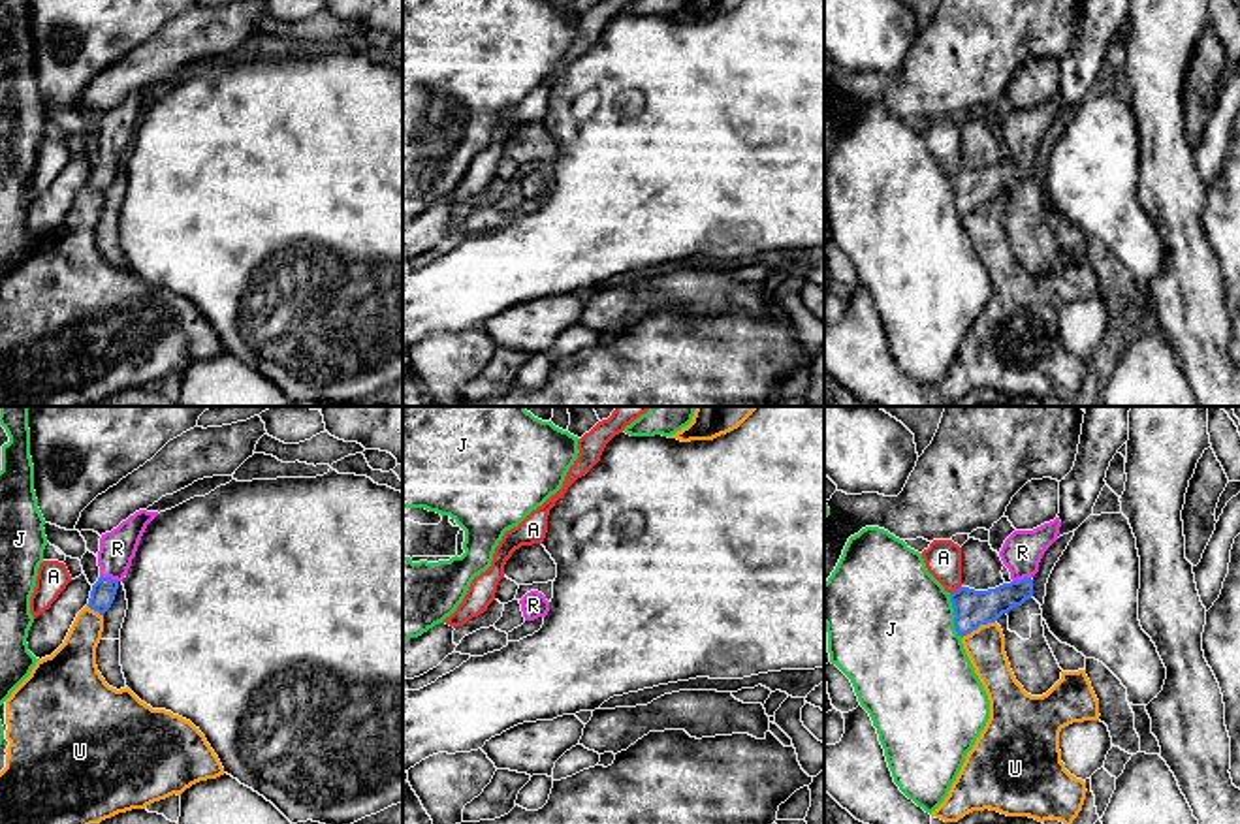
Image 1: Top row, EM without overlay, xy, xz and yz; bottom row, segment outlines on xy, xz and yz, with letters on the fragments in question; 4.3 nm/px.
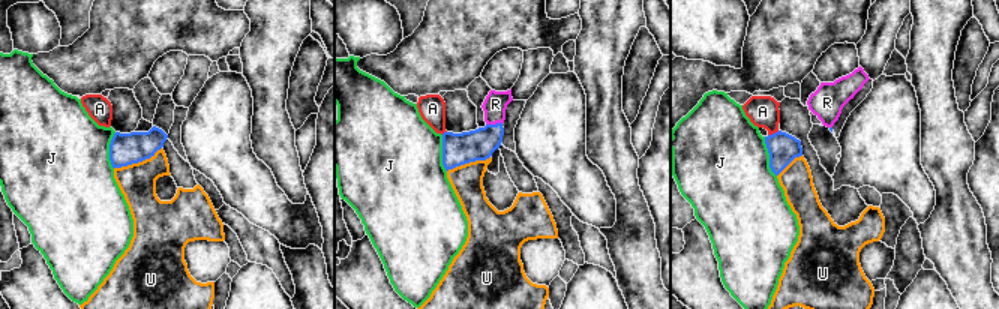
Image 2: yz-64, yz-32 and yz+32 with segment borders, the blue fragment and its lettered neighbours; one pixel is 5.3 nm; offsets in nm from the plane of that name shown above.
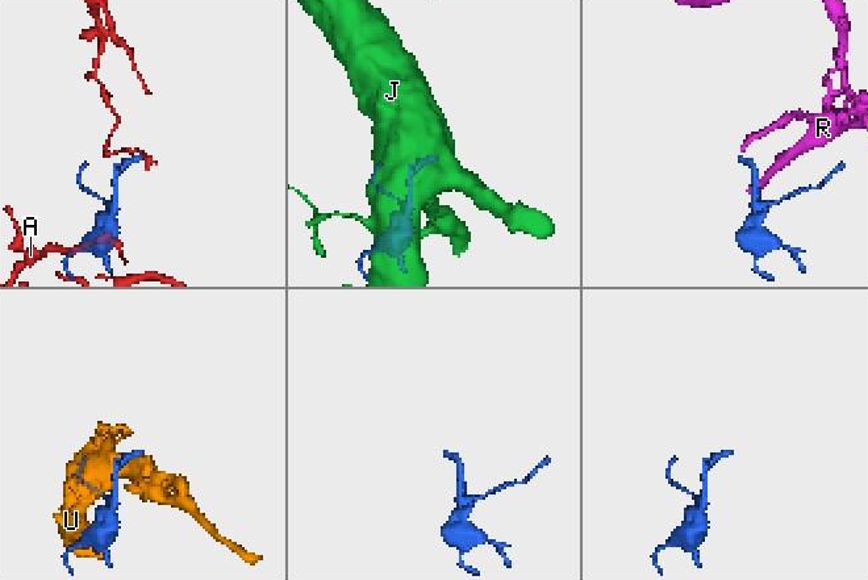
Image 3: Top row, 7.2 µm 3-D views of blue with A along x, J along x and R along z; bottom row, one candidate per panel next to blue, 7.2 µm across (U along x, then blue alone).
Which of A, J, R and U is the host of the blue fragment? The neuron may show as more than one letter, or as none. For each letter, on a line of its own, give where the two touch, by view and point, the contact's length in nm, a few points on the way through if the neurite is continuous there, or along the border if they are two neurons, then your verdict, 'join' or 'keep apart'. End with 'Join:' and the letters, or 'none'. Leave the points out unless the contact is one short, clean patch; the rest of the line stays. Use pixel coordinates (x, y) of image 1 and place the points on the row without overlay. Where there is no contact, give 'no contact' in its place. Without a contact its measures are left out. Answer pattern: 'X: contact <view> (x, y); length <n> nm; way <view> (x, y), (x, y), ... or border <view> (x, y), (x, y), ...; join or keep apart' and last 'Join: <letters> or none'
A: contact yz (954, 170); length 60 nm; keep apart
J: contact yz (954, 192); length 200 nm; keep apart
R: contact xy (110, 157); length 80 nm; way xy (102, 174), (110, 157), (117, 126); join
U: contact yz (977, 206); length 160 nm; keep apart
Join: R

